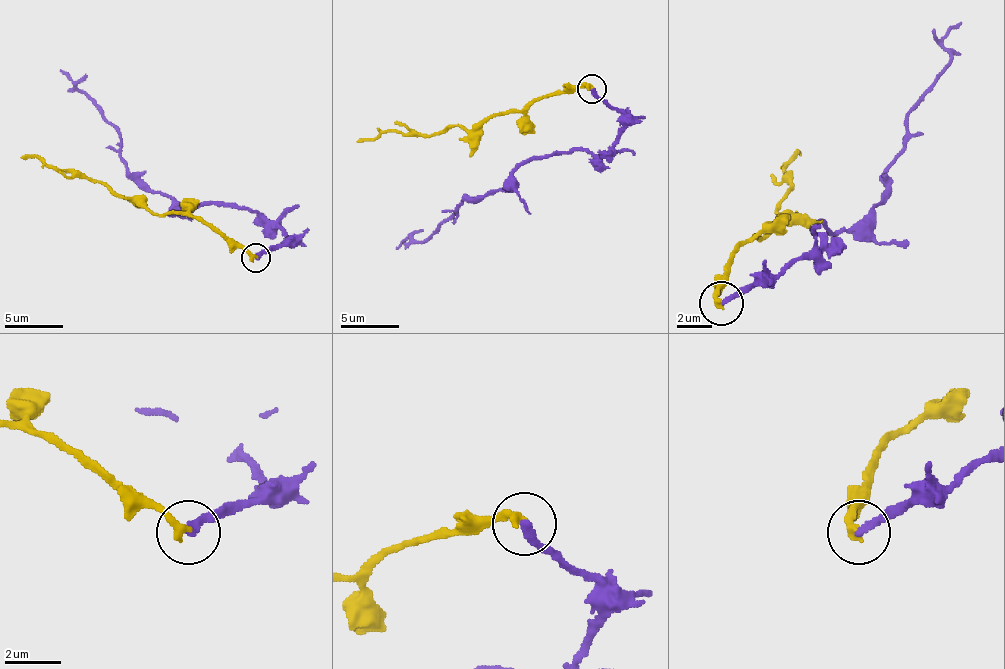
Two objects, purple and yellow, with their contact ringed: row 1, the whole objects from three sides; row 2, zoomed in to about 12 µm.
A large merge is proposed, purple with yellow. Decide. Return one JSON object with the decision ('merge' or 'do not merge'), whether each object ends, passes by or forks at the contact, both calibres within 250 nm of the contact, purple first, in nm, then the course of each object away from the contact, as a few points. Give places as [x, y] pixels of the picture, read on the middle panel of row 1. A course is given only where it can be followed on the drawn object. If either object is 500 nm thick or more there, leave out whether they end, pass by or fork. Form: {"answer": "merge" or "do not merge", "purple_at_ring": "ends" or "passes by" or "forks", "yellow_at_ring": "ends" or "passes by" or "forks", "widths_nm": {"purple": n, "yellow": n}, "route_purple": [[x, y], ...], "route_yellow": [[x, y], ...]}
{"answer": "do not merge", "purple_at_ring": "ends", "yellow_at_ring": "ends", "widths_nm": {"purple": 280, "yellow": 320}, "route_purple": [[591, 89], [620, 116], [620, 133], [603, 154], [529, 157], [503, 189], [397, 248]], "route_yellow": [[591, 86], [567, 86], [520, 110], [488, 116], [470, 130], [450, 124], [435, 136], [382, 130], [356, 142]]}

